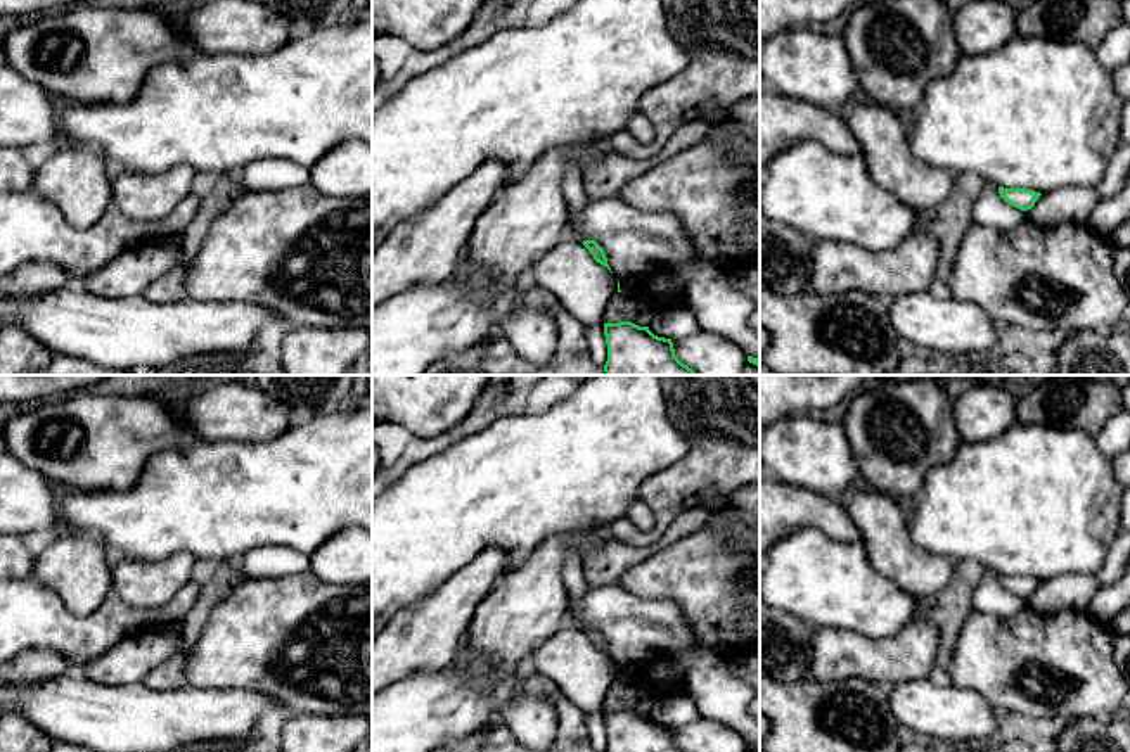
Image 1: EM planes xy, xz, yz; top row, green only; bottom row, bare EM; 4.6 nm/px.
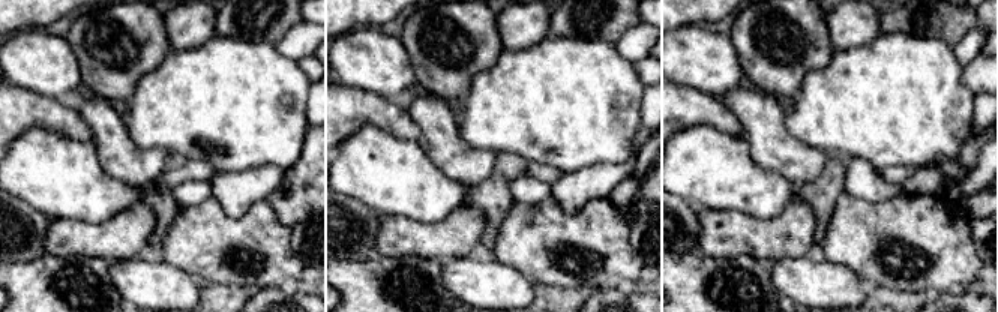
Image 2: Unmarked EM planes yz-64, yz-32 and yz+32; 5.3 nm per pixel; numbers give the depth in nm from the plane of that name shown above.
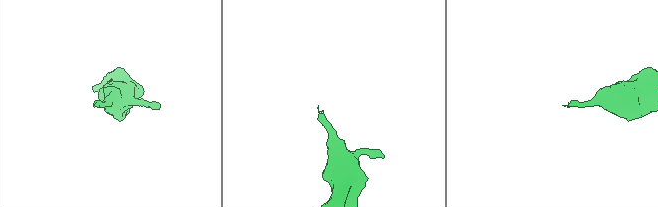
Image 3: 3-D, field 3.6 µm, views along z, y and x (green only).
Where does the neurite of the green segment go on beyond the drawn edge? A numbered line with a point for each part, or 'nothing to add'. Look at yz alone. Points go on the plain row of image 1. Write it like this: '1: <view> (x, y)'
nothing to add

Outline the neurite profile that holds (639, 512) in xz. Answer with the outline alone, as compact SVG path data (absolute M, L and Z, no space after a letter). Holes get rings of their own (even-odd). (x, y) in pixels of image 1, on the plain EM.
M639 496L628 505L626 519L642 531L651 531L654 526L651 508Z

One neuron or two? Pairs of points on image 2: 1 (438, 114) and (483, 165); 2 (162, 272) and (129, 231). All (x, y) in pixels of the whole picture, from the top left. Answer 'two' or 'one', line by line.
1: one
2: two

